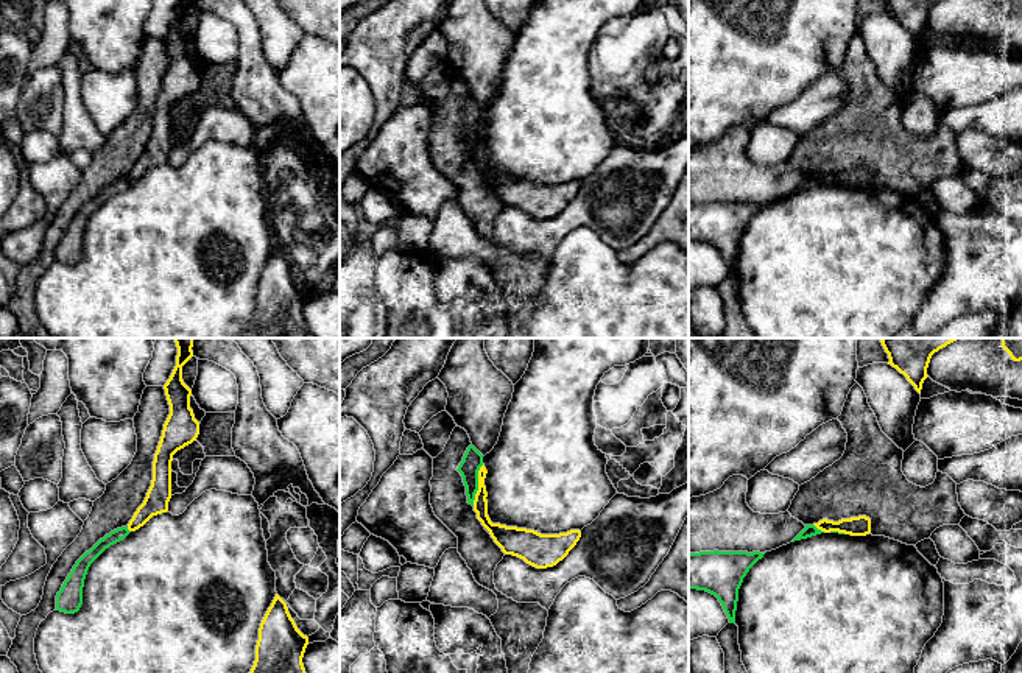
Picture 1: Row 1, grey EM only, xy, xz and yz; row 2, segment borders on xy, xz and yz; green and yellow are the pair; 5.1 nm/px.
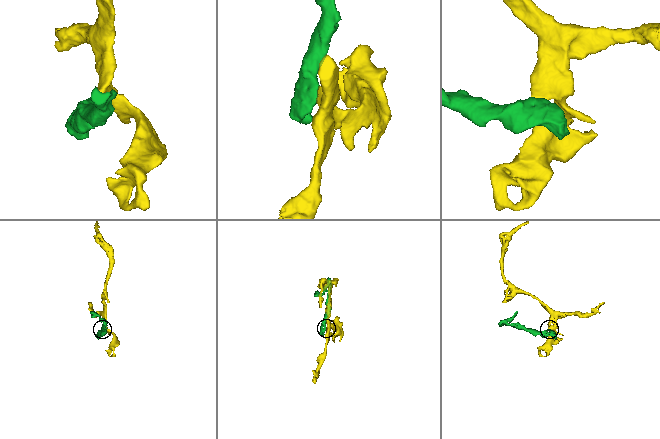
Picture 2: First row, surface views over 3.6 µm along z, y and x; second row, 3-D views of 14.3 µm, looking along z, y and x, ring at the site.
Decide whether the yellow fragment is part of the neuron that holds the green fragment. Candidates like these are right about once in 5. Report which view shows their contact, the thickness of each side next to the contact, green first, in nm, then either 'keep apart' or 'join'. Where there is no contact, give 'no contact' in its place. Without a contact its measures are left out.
meets green in xz; 110 nm thick on the green side, 80 nm on the other; keep apart

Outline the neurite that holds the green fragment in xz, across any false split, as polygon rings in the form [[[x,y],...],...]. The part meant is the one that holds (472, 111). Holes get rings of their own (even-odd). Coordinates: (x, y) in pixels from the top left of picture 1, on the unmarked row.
[[[470,95],[458,117],[466,137],[467,154],[474,157],[475,145],[478,142],[478,122],[483,117],[483,106]]]

